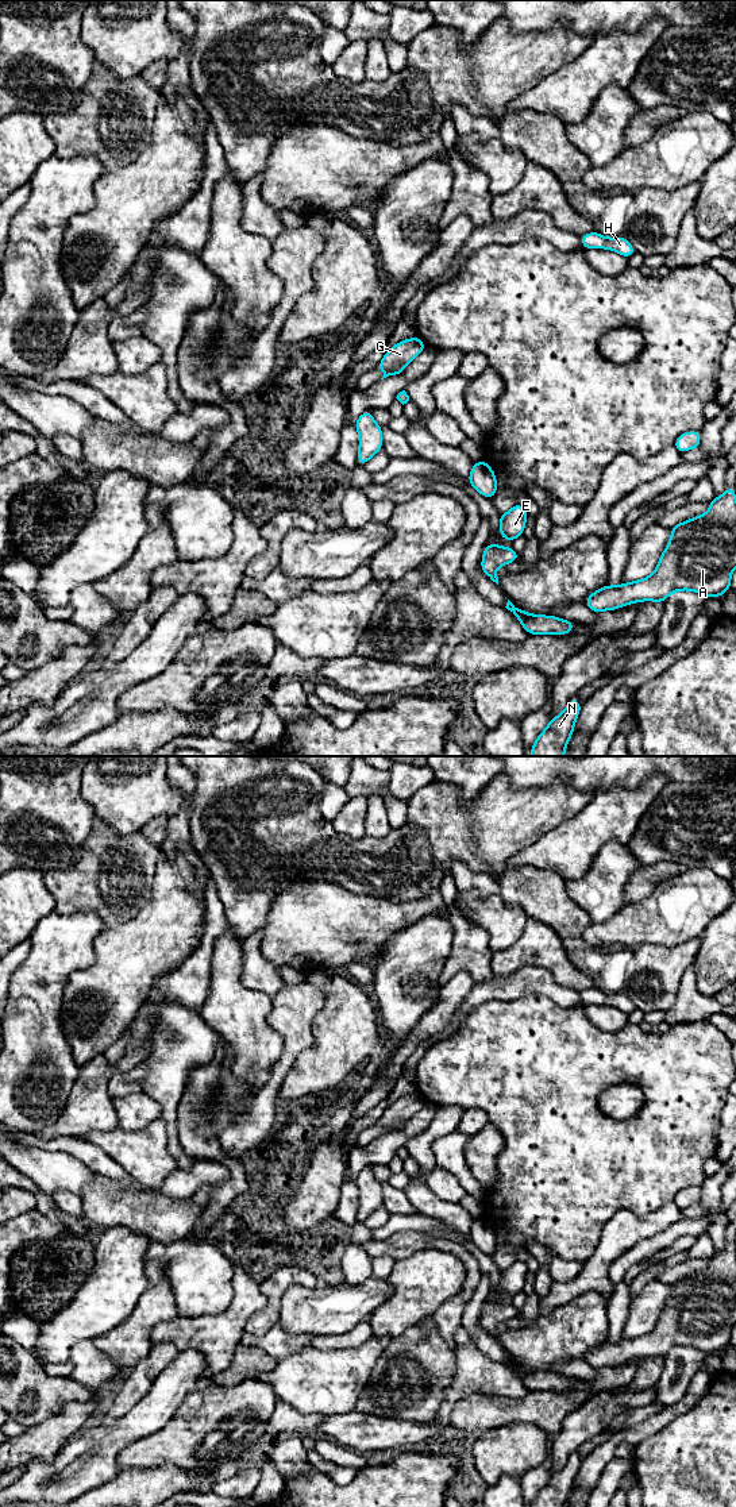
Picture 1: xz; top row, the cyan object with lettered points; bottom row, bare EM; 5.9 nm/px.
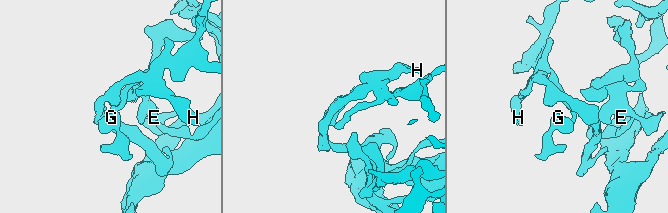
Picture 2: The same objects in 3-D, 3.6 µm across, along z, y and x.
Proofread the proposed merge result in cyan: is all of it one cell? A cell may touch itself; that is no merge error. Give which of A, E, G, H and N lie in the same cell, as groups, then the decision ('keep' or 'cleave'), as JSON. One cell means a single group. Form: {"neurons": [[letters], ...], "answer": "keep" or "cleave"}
{"neurons": [["A", "E", "G", "H", "N"]], "answer": "keep"}

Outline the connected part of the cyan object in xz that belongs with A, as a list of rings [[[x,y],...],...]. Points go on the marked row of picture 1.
[[[728,486],[721,497],[710,501],[705,514],[671,527],[671,537],[659,558],[655,571],[636,582],[620,586],[606,585],[592,593],[583,602],[593,612],[619,609],[639,601],[664,602],[678,590],[693,590],[706,597],[721,597],[731,589],[731,573],[736,569],[736,493]]]

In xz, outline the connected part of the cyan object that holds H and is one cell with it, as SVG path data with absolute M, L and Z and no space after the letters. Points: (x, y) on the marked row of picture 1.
M596 231L582 235L581 242L583 248L608 248L624 255L625 258L631 258L636 253L628 239L623 236L605 238Z

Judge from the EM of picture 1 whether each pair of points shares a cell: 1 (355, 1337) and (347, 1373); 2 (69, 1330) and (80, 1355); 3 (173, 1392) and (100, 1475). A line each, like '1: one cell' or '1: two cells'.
1: two cells
2: two cells
3: one cell

